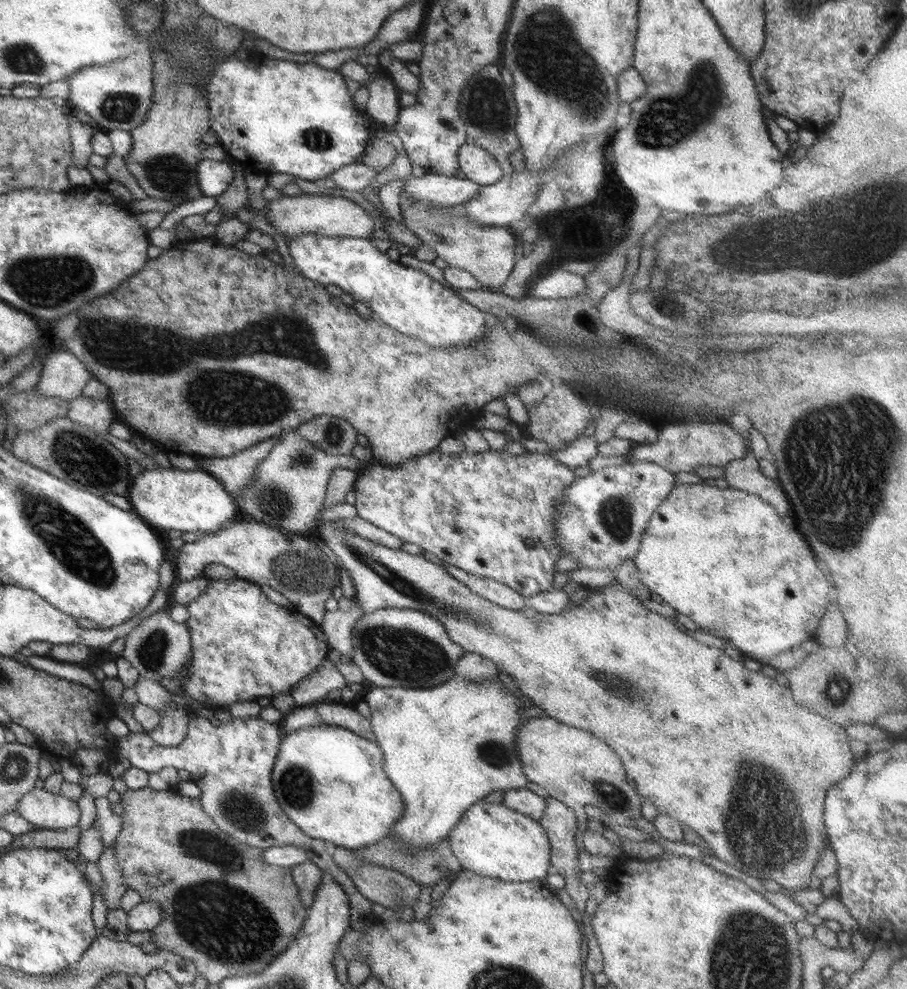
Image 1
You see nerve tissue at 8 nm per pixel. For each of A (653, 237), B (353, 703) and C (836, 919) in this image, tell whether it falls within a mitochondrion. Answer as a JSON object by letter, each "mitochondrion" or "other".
{"A":"other","B":"other","C":"other"}

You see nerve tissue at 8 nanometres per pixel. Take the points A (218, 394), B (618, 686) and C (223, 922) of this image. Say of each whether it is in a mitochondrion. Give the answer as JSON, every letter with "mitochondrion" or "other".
{"A":"mitochondrion","B":"mitochondrion","C":"mitochondrion"}

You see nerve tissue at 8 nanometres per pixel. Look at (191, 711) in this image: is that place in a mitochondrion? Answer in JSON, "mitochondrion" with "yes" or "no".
{"mitochondrion":"no"}

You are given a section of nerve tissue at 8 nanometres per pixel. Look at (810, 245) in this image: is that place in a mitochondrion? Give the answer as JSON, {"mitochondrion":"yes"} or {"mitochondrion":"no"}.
{"mitochondrion":"yes"}

